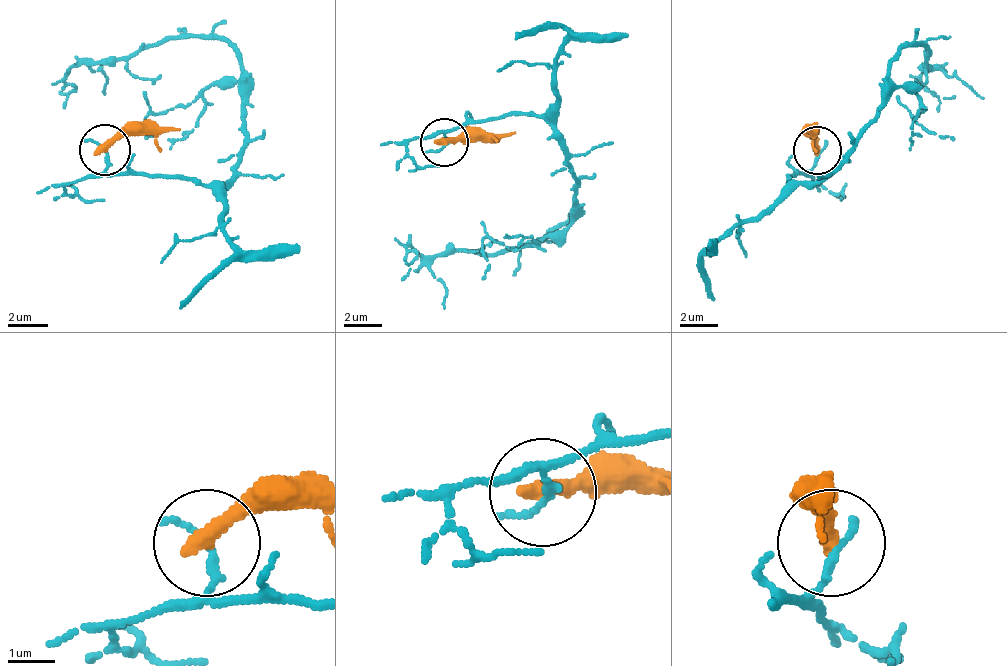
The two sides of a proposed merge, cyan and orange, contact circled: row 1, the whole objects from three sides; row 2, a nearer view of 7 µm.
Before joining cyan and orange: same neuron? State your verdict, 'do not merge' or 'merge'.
do not merge

